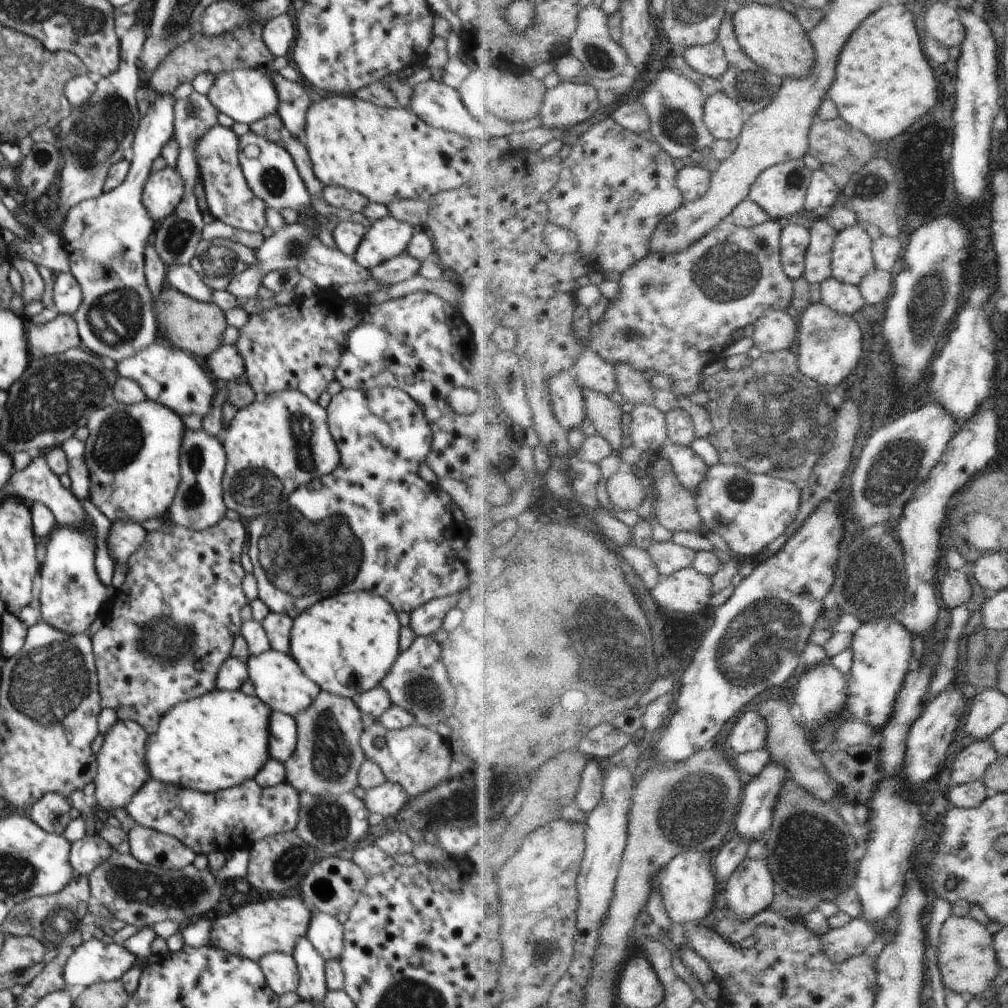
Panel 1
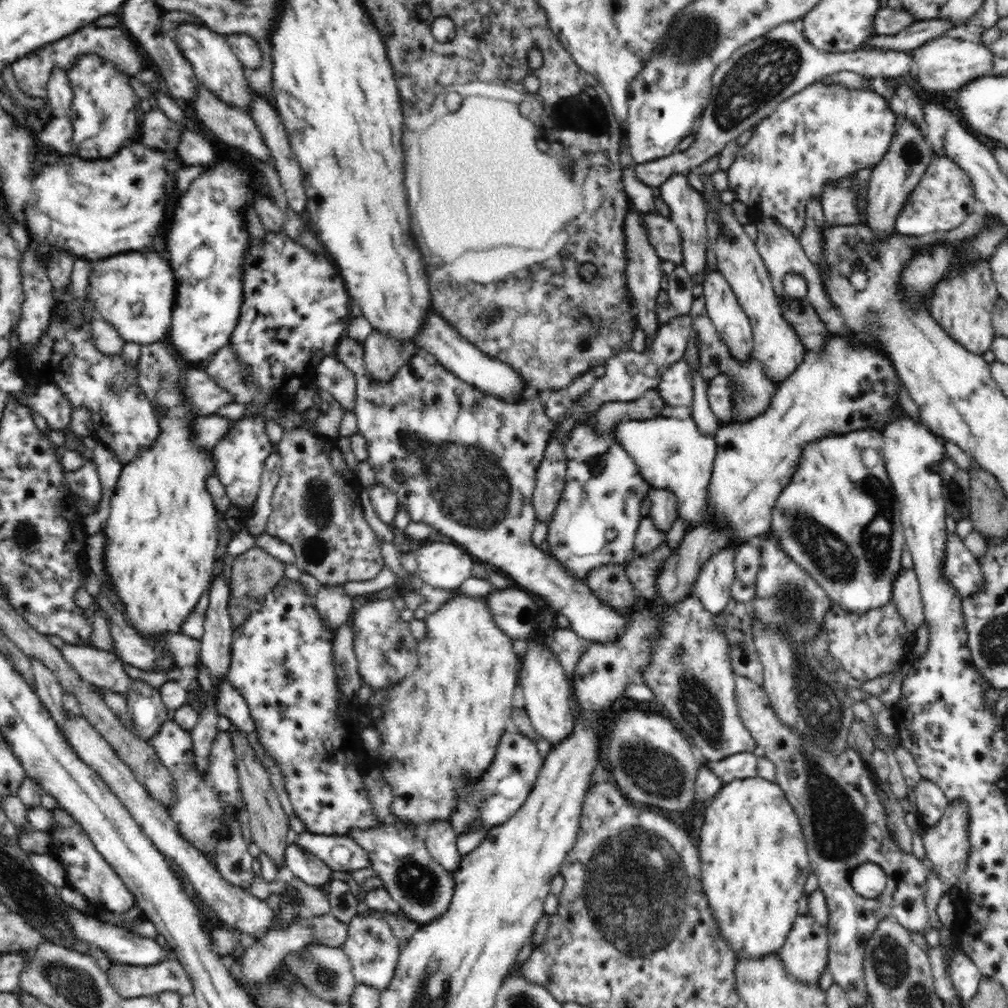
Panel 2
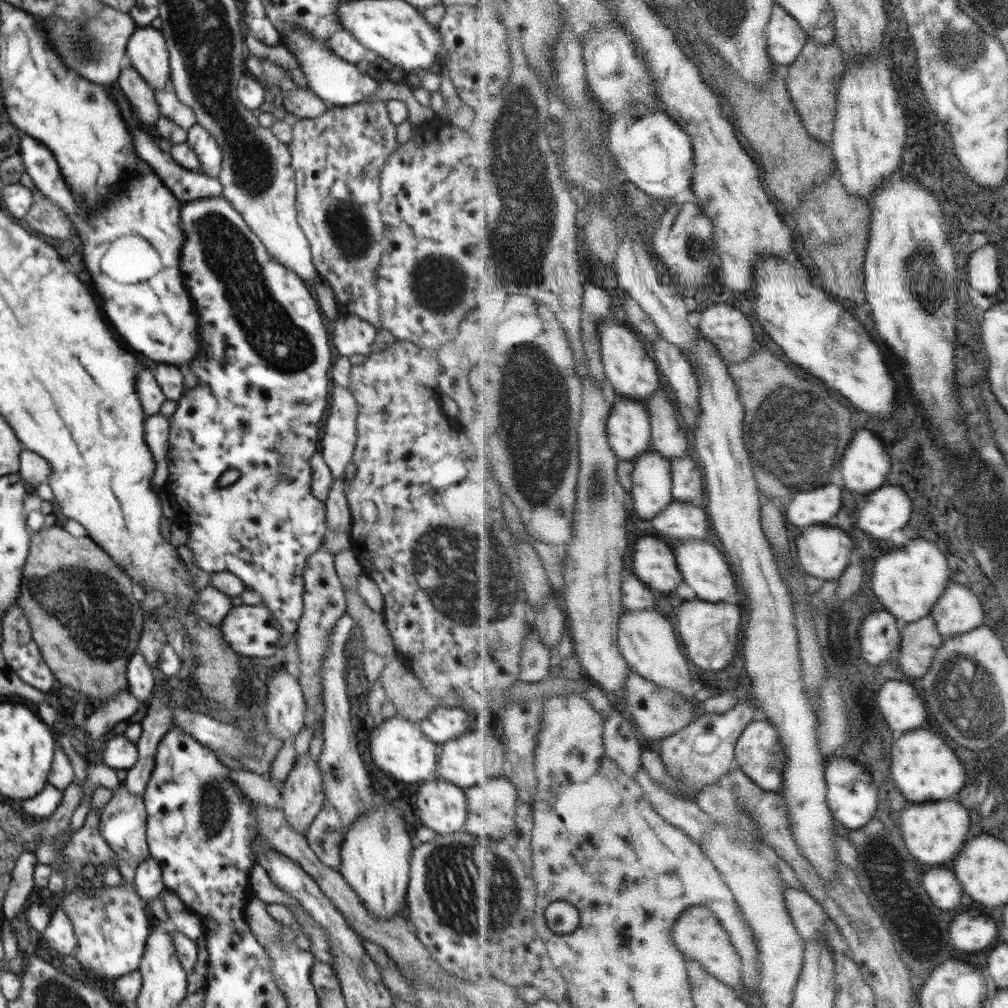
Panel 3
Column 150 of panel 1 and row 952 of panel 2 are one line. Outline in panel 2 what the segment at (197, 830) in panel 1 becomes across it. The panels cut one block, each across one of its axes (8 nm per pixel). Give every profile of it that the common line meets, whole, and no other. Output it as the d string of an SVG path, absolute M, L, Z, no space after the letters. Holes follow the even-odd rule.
M798 915L779 951L786 971L804 984L816 984L828 967L828 930L814 917Z

